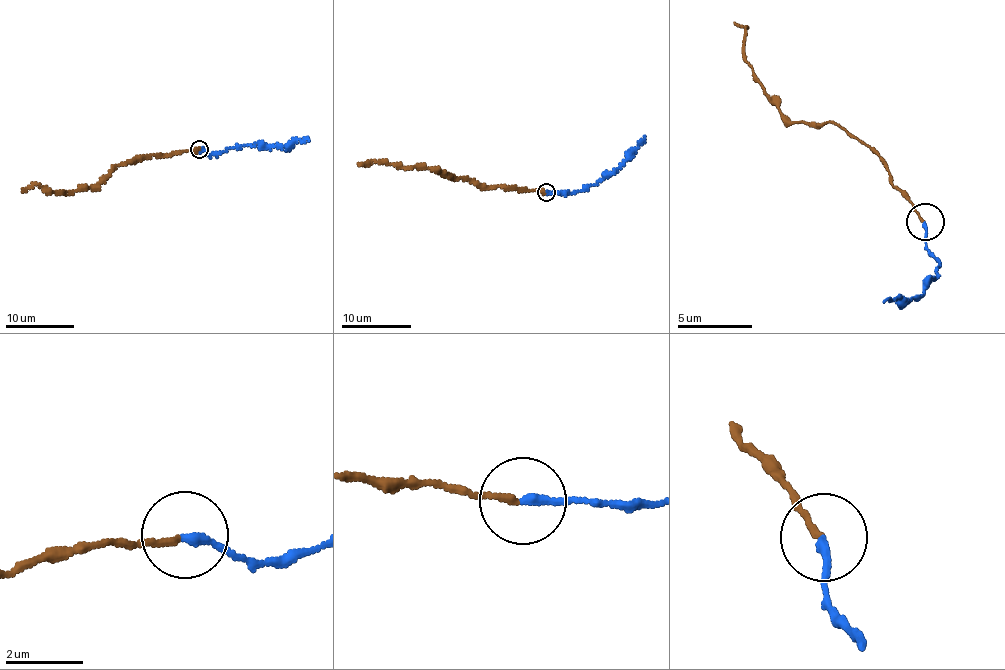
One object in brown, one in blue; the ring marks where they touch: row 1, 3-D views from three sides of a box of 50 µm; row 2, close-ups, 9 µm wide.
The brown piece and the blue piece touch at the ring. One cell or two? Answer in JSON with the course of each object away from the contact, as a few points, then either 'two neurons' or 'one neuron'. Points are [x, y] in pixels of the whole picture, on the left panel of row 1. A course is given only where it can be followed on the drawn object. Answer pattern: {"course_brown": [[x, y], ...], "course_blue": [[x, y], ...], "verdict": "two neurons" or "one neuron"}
{"course_brown": [[198, 149], [136, 159], [113, 167], [97, 185], [90, 187], [49, 192], [37, 184], [22, 191]], "course_blue": [[198, 149], [212, 154], [257, 144], [276, 146], [309, 141]], "verdict": "two neurons"}

